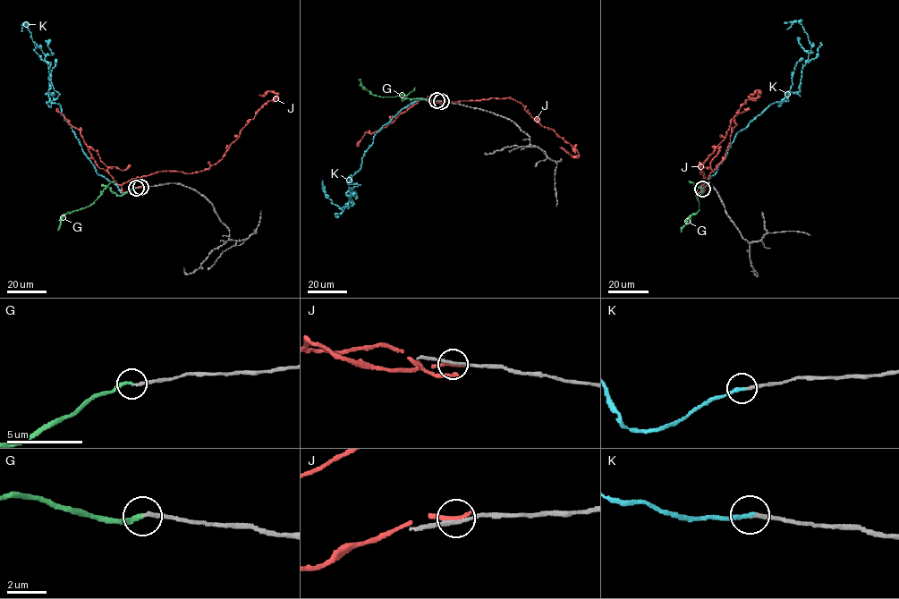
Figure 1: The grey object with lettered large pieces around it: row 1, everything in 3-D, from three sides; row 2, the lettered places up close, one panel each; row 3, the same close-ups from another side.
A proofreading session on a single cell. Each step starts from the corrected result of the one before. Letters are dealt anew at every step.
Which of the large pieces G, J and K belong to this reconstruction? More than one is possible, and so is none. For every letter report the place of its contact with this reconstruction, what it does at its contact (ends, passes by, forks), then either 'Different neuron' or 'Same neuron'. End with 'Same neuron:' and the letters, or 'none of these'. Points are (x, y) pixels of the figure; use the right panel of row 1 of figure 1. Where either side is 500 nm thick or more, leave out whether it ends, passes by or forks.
G: Touches grey at (703, 189). It ends there. Different neuron
J: Touches grey at (703, 188). It ends there. Different neuron
K: Touches grey at (702, 189). It ends there. Same neuron
Same neuron: K

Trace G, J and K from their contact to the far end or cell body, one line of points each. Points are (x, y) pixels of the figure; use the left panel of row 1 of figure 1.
G: (136, 188), (117, 195), (106, 187), (92, 204), (67, 213), (61, 218), (58, 230)
J: (140, 187), (126, 191), (121, 185), (158, 172), (192, 173), (216, 164), (259, 109), (278, 97), (259, 94)
K: (136, 188), (121, 192), (99, 175), (61, 106), (46, 94), (50, 86), (46, 55), (24, 24), (21, 31)

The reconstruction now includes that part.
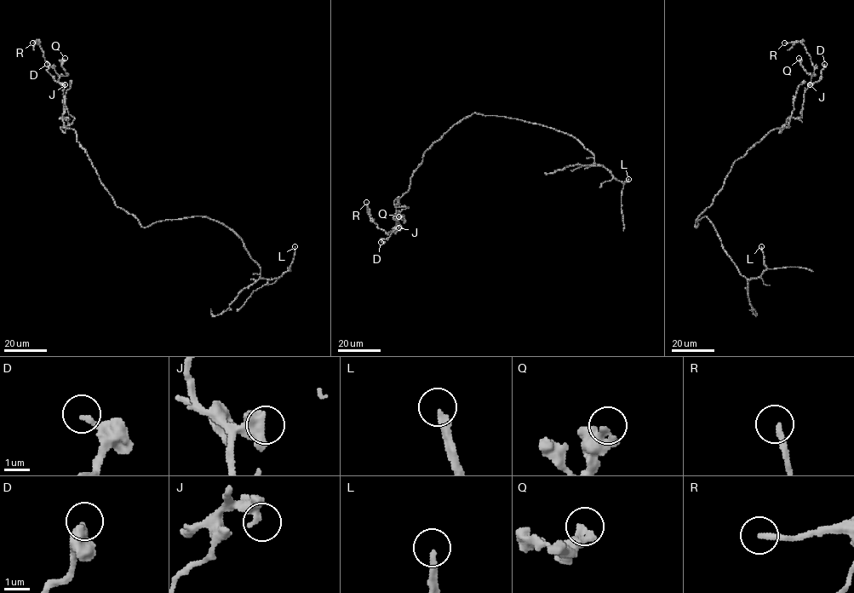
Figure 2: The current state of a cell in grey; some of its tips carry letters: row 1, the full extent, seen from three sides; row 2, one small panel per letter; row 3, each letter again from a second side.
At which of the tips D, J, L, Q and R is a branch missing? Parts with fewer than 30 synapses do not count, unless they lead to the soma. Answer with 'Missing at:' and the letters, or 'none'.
Missing at: L

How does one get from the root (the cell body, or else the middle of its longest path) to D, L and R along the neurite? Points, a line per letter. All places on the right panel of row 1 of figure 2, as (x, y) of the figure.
D: (702, 212), (736, 160), (789, 117), (802, 117), (804, 92), (819, 80), (824, 64)
L: (702, 212), (695, 226), (702, 217), (710, 221), (723, 248), (747, 279), (758, 278), (766, 268), (761, 246)
R: (702, 212), (736, 160), (789, 117), (802, 117), (804, 92), (815, 67), (800, 42), (784, 43)

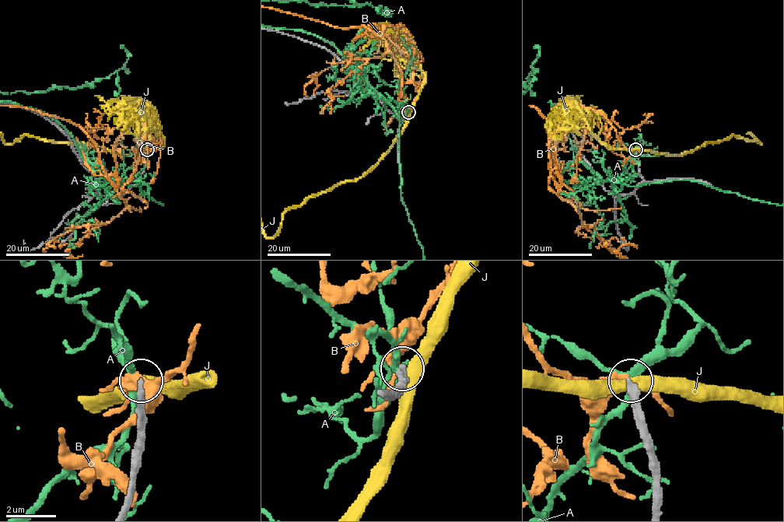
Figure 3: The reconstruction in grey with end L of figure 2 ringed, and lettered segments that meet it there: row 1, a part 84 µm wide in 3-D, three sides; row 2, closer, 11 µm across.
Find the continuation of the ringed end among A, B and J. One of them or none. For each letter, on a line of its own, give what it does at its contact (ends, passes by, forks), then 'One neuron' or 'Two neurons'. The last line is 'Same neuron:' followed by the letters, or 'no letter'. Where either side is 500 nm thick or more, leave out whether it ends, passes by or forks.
A: It forks there. Two neurons
B: It forks there. Two neurons
J: It passes by. Two neurons
Same neuron: no letter

